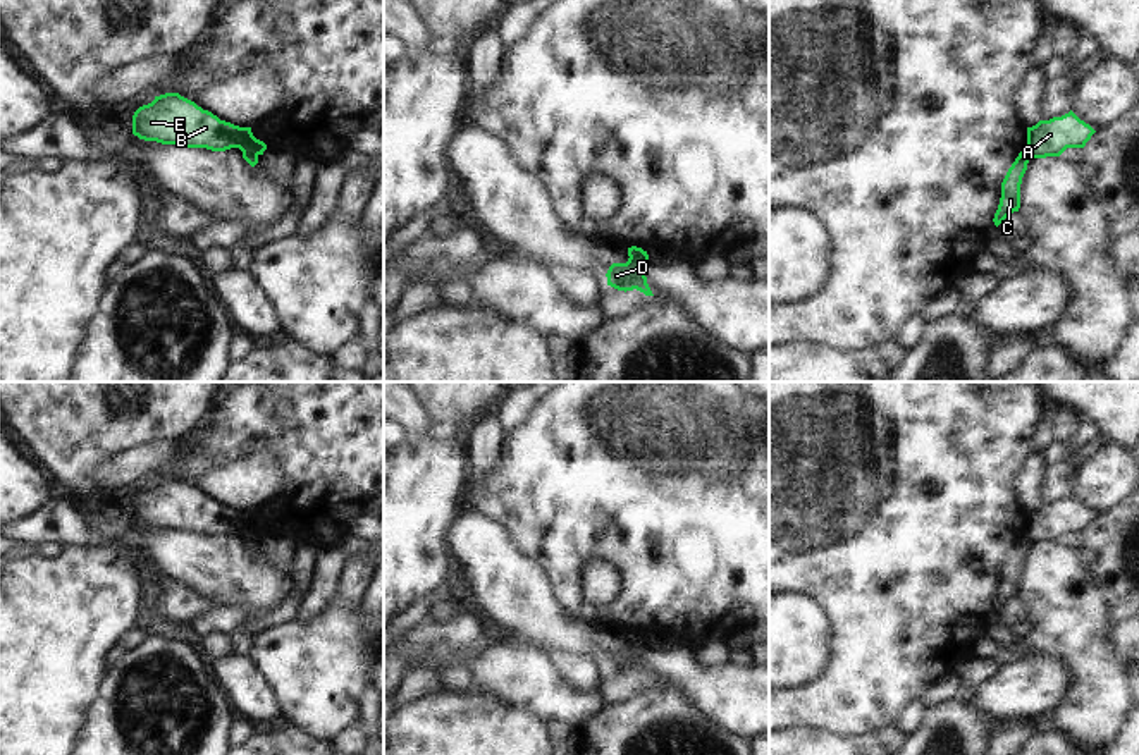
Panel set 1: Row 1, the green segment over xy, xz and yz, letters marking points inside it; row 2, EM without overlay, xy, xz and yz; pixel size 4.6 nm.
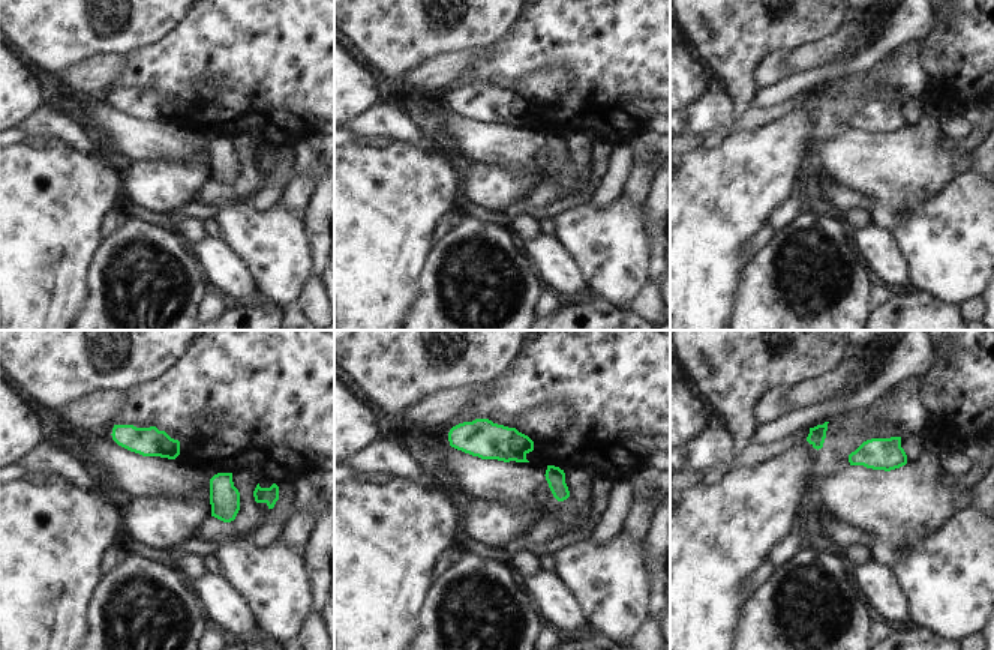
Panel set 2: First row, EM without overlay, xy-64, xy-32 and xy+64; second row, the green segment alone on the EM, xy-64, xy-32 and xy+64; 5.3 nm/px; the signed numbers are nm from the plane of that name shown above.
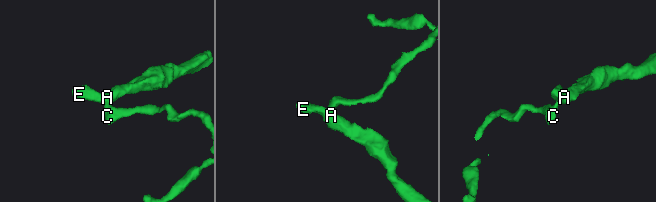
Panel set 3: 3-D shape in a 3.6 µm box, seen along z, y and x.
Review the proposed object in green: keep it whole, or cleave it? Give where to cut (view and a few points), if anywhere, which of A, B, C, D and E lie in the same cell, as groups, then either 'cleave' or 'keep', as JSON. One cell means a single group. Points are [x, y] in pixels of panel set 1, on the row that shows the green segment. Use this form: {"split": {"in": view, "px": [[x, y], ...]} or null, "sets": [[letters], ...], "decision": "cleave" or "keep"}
{"split": {"in": "yz", "px": [[1026, 148], [1031, 157]]}, "sets": [["A", "B", "D", "E"], ["C"]], "decision": "cleave"}

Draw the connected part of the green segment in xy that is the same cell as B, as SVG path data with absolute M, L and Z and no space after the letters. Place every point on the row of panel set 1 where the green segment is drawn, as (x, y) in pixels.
M179 93L155 96L151 103L139 107L132 115L132 134L145 141L212 151L239 148L263 155L267 150L267 144L253 136L251 127L220 120Z

